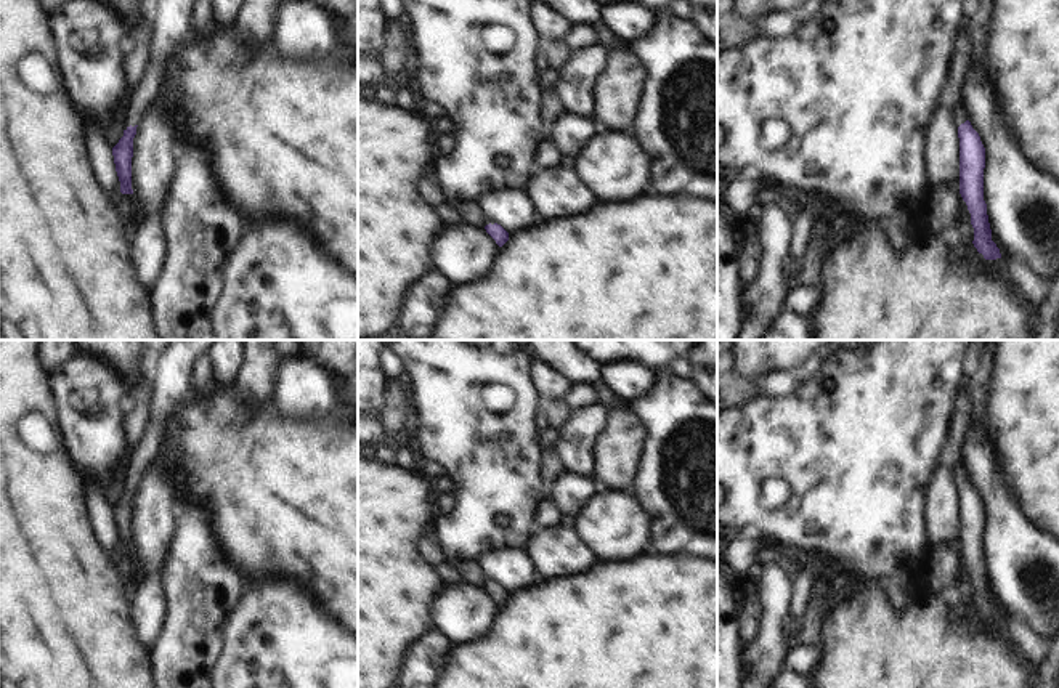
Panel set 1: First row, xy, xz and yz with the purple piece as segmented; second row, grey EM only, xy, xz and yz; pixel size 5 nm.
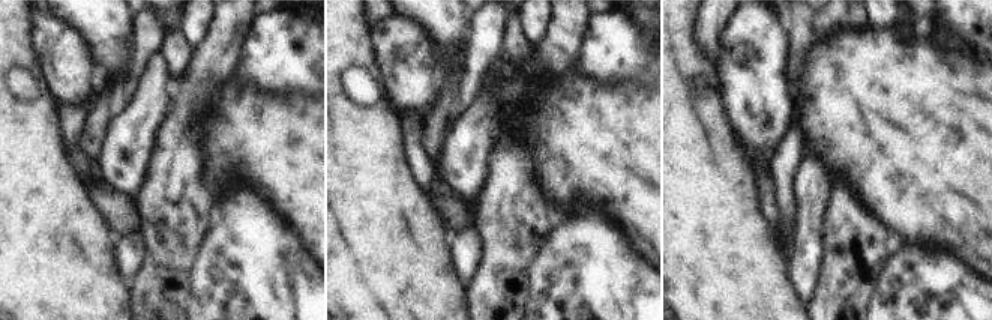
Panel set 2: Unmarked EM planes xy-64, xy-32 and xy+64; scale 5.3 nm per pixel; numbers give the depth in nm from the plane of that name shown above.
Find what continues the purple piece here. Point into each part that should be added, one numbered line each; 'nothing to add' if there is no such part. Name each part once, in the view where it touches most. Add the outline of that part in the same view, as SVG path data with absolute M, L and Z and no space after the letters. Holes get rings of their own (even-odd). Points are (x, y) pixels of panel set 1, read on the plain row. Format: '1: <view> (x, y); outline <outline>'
1: xy (172, 372); outline M172 340L164 353L154 356L151 419L141 443L130 451L124 473L117 476L116 483L124 489L138 484L162 454L168 423L193 391L197 359L210 354L215 342Z

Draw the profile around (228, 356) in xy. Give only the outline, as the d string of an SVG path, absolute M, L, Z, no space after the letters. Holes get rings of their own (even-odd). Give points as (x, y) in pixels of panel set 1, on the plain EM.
M217 340L210 358L221 386L233 386L244 367L247 348L244 340Z

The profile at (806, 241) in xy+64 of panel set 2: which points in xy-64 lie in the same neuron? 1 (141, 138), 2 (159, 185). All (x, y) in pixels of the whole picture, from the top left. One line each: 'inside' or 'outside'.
1: inside
2: outside

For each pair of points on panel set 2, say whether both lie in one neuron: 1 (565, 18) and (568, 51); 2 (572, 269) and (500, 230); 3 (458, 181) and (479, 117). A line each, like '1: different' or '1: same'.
1: same
2: different
3: same

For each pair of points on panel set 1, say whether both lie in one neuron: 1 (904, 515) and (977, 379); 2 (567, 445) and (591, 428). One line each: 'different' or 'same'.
1: different
2: same

